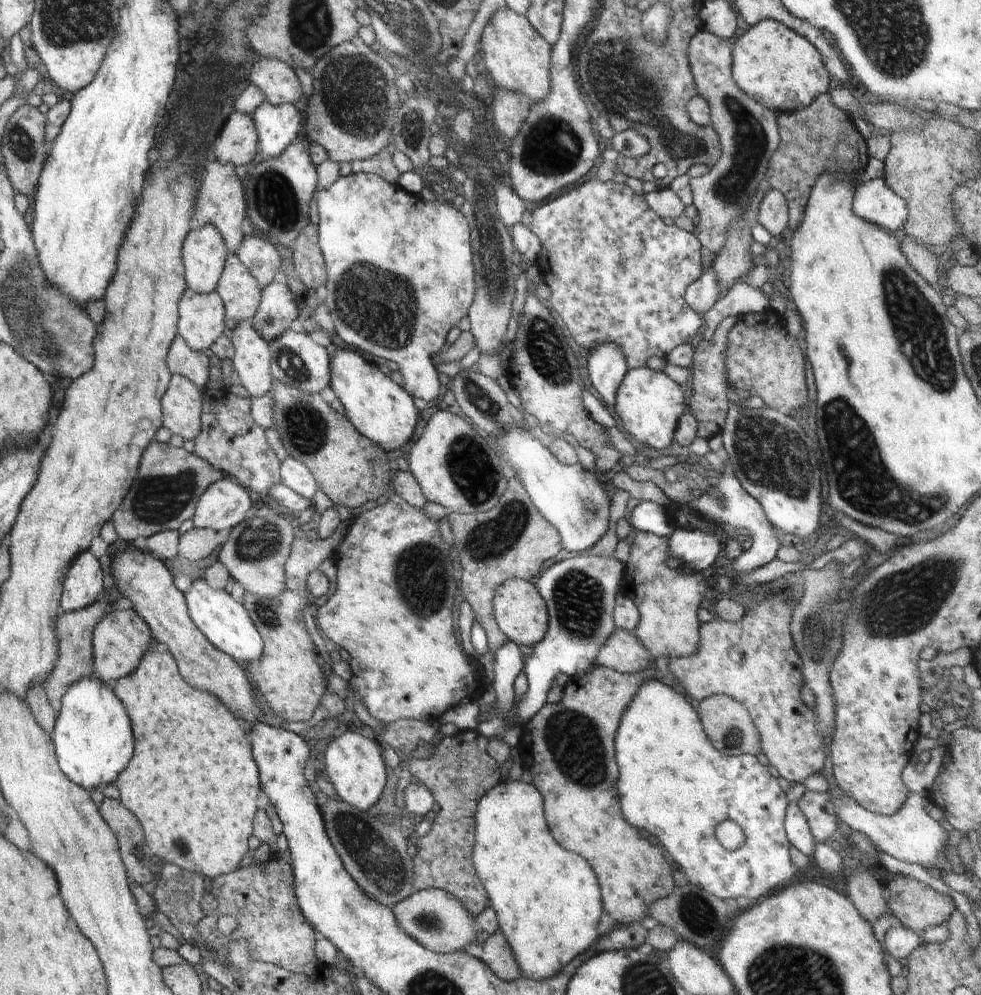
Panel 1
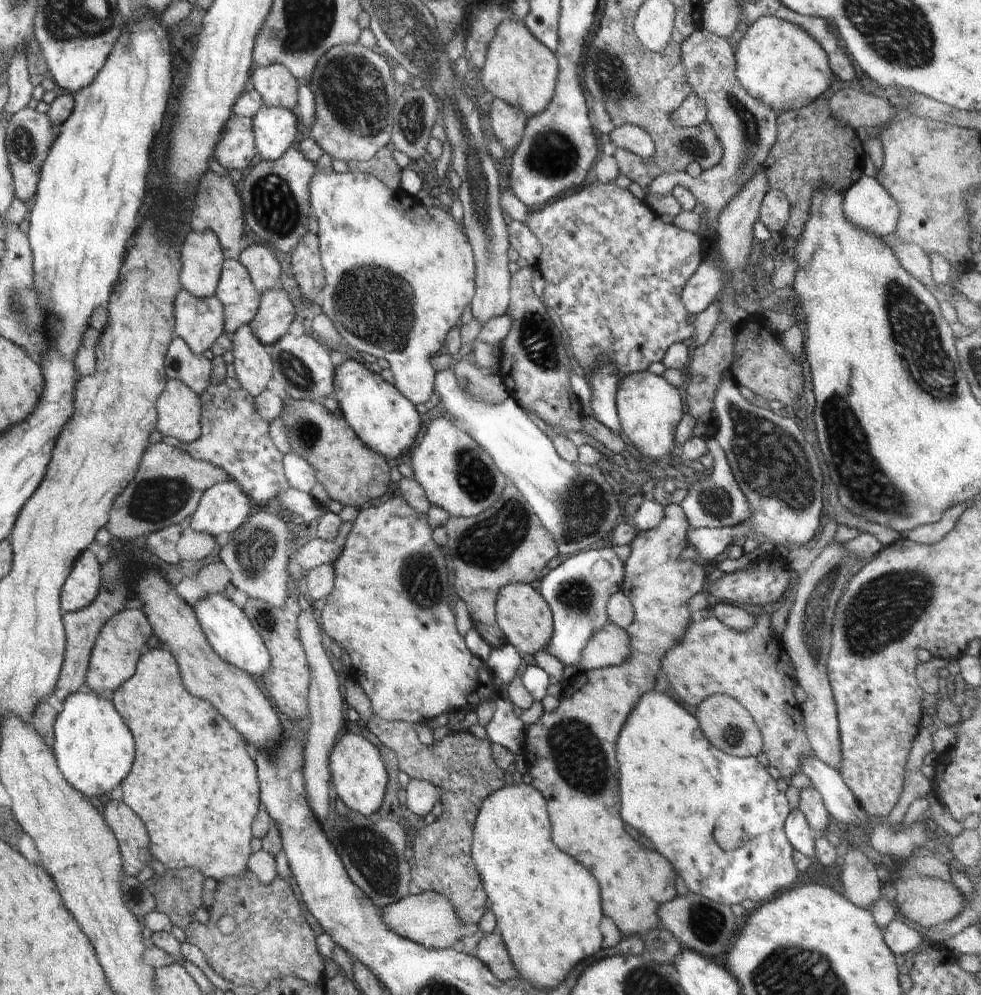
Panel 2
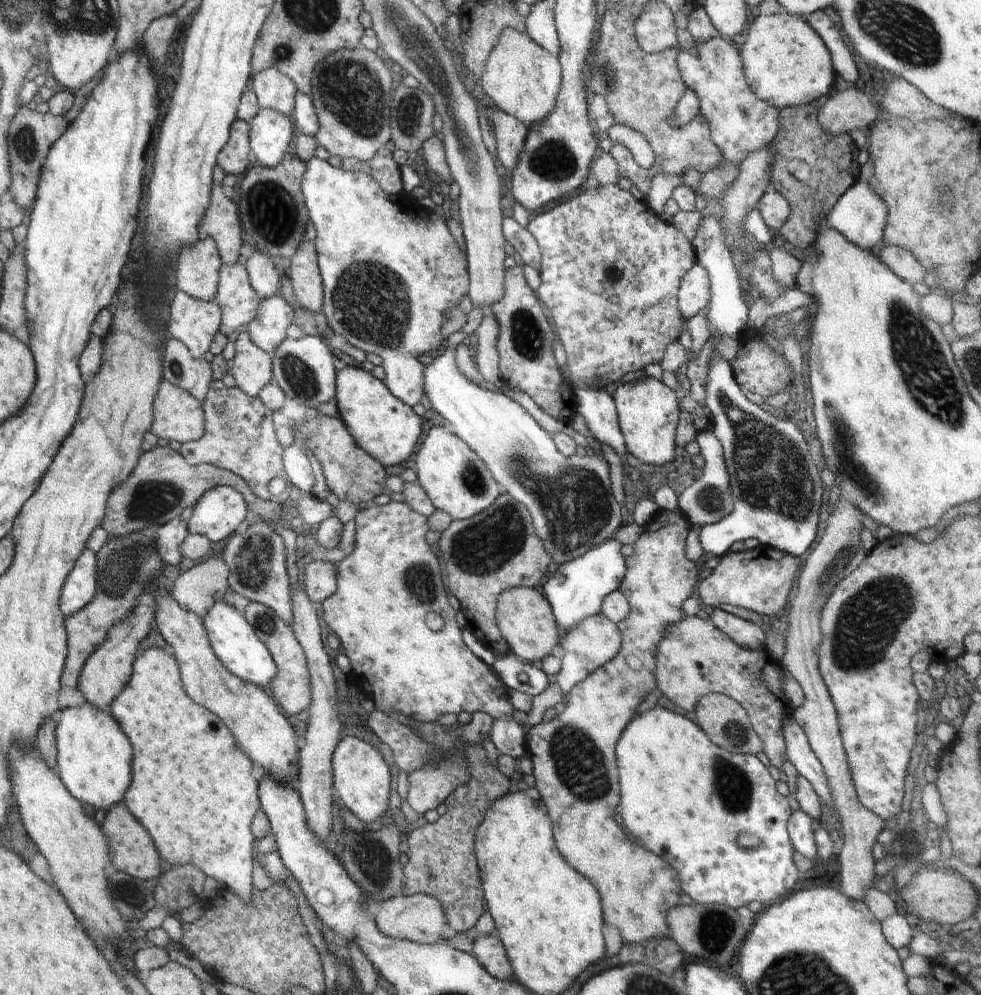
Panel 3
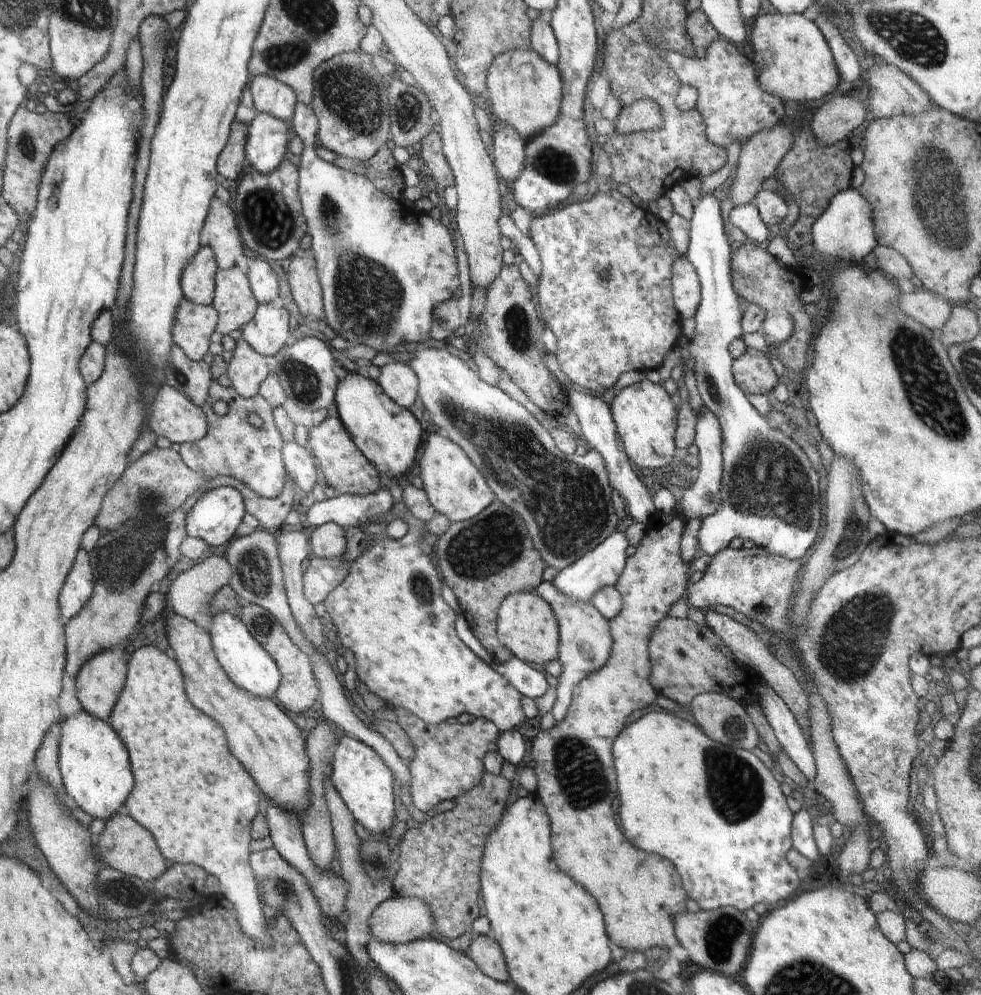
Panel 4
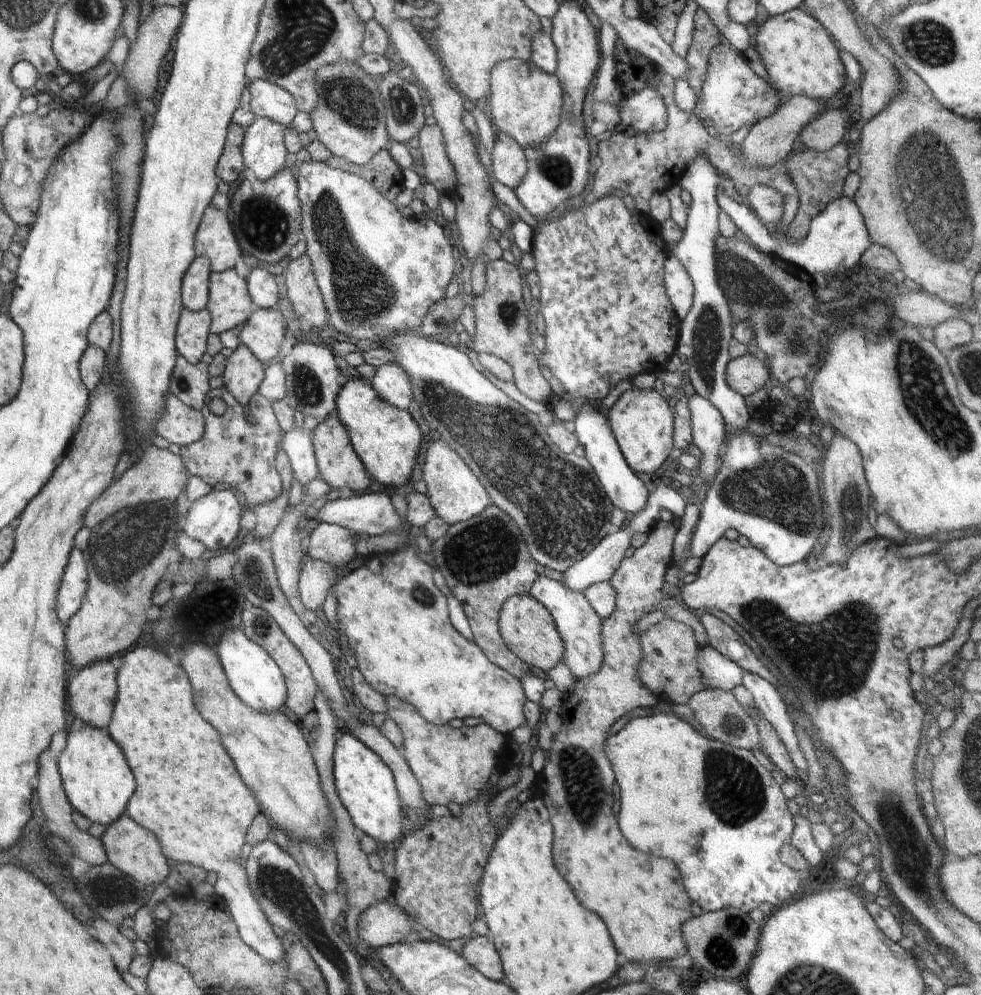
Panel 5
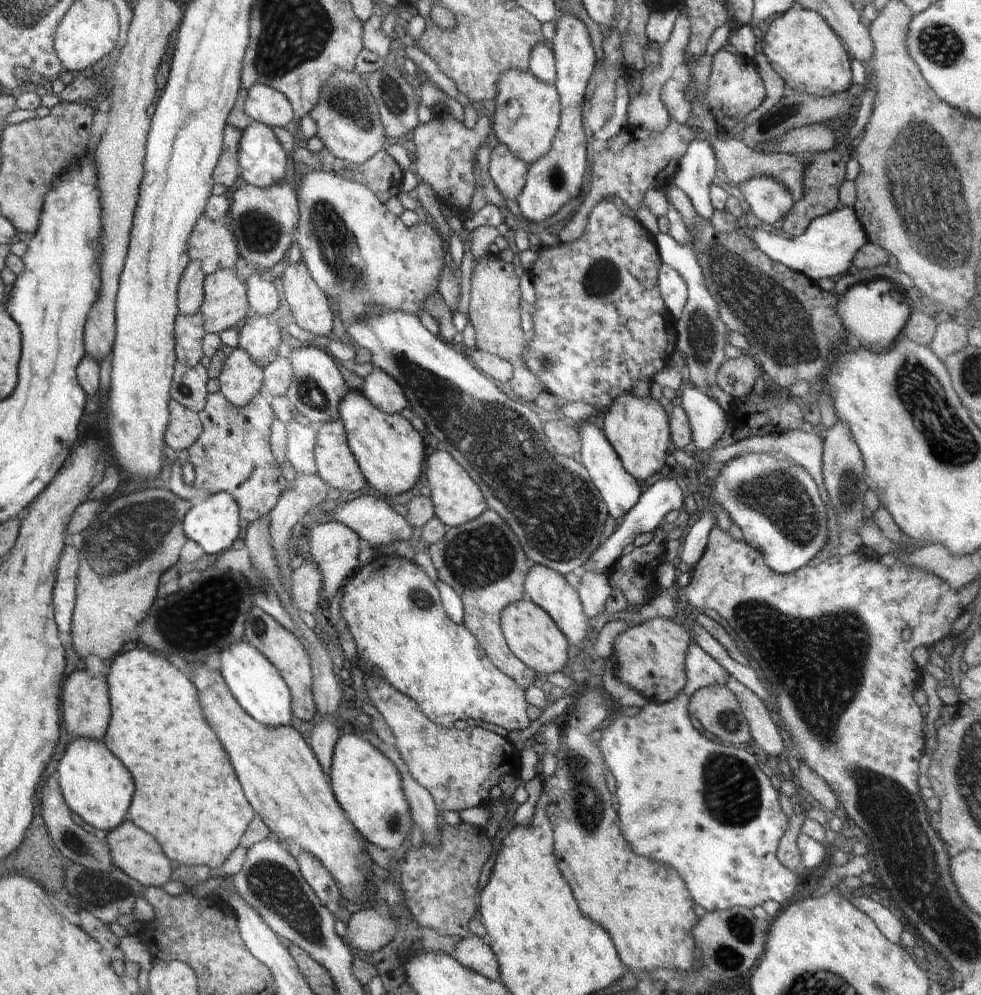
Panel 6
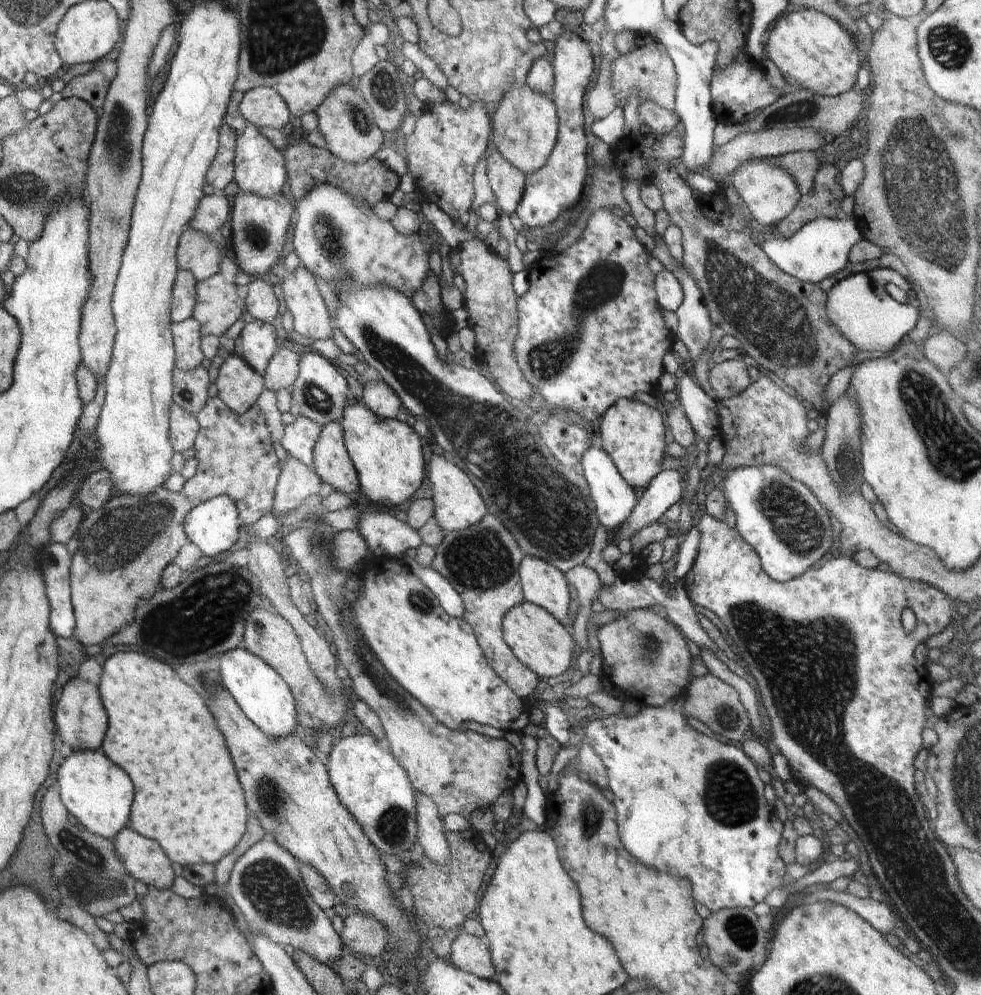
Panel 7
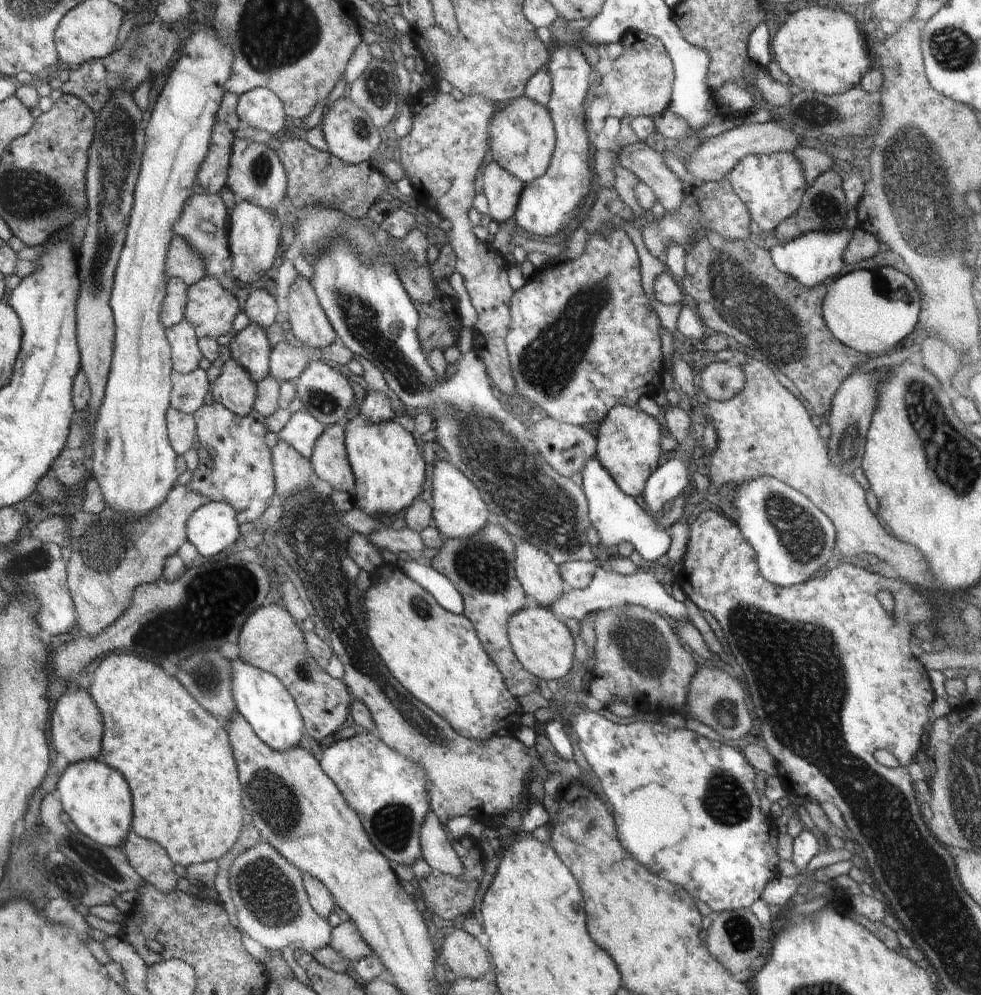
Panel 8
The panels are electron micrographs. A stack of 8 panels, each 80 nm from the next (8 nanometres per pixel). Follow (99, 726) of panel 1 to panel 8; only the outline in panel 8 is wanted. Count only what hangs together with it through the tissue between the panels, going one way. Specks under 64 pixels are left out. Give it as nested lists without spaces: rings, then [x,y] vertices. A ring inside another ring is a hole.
[[[86,759],[81,762],[70,763],[59,777],[55,795],[61,802],[62,808],[70,816],[70,825],[82,834],[90,837],[98,844],[107,847],[120,847],[130,835],[133,819],[133,798],[131,790],[118,769],[107,765],[102,759]]]

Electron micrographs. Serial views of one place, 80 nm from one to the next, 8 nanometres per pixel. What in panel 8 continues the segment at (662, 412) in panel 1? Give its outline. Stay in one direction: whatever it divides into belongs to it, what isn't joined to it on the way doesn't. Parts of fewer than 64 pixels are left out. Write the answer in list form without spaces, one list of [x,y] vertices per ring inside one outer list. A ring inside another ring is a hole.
[[[618,405],[611,408],[604,420],[600,421],[597,436],[595,456],[603,467],[607,468],[618,486],[630,496],[637,496],[643,492],[645,482],[656,470],[660,454],[660,424],[656,418],[647,412],[642,412],[637,406]]]

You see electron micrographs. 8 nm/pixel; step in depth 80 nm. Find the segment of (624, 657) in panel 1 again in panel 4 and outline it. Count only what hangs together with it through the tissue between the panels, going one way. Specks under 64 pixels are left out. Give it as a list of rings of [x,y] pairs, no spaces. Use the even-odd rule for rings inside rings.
[[[543,580],[534,591],[542,597],[554,611],[559,624],[560,646],[557,658],[561,662],[562,674],[557,684],[557,699],[554,707],[550,708],[555,721],[559,723],[564,720],[568,707],[571,703],[573,688],[590,673],[602,668],[610,658],[613,636],[608,624],[608,619],[600,614],[599,610],[592,603],[582,601],[572,601],[568,597],[562,596],[557,588],[548,580]]]

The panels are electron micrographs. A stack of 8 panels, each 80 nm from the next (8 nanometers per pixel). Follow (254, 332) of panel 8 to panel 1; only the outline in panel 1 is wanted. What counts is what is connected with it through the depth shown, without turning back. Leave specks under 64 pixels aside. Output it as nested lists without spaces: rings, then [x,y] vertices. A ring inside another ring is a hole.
[[[272,281],[268,286],[261,289],[261,299],[257,311],[250,321],[253,324],[254,330],[264,340],[270,342],[290,329],[290,324],[296,318],[298,318],[298,305],[296,305],[288,285]]]

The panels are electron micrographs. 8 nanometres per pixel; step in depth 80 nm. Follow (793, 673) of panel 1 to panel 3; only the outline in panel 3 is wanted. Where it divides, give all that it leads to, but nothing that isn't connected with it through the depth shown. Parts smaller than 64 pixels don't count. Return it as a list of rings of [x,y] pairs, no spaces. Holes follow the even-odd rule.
[[[684,617],[666,629],[656,651],[655,679],[657,688],[668,702],[684,710],[695,710],[696,703],[709,694],[729,696],[742,705],[750,724],[762,739],[763,751],[772,766],[782,771],[787,760],[783,737],[783,719],[792,717],[795,710],[783,691],[783,663],[773,658],[764,647],[747,647],[732,640],[710,620]]]

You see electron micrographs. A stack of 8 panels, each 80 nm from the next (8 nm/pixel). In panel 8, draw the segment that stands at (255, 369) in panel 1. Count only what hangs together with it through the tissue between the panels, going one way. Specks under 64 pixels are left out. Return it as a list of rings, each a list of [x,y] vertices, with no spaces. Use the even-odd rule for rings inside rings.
[[[234,359],[226,361],[211,388],[213,400],[235,415],[250,414],[257,395],[257,382]]]

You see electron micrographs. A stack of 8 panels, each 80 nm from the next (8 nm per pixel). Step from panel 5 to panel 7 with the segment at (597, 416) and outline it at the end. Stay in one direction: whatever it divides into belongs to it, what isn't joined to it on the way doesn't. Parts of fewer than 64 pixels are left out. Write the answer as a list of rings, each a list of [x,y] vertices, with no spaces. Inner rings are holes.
[[[592,443],[582,455],[581,462],[582,475],[588,483],[595,507],[599,524],[604,525],[609,533],[615,533],[631,515],[636,506],[636,495],[634,488],[623,479],[621,472],[612,460],[612,457],[606,452],[606,449],[600,444]]]

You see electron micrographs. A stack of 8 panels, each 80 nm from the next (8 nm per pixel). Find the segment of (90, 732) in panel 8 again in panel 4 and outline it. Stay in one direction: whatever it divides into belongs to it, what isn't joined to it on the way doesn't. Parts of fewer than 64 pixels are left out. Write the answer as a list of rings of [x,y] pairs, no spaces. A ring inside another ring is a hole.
[[[112,647],[94,655],[88,660],[77,678],[77,695],[80,697],[82,704],[85,705],[84,711],[92,716],[108,721],[121,696],[121,692],[128,682],[129,663],[126,653],[126,647]]]

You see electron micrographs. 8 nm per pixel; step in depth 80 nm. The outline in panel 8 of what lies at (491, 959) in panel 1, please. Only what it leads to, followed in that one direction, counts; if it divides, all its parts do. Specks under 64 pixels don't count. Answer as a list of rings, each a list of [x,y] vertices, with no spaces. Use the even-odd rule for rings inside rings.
[[[460,927],[446,931],[440,949],[444,962],[457,977],[482,979],[488,970],[487,950],[475,936]]]

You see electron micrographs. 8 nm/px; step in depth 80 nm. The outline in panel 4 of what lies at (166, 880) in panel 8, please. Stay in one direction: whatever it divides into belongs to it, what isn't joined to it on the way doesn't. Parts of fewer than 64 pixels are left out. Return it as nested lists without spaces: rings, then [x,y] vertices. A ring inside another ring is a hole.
[[[118,810],[108,819],[97,842],[101,863],[117,871],[135,876],[145,883],[156,880],[164,874],[166,862],[153,833],[138,824],[125,810]]]

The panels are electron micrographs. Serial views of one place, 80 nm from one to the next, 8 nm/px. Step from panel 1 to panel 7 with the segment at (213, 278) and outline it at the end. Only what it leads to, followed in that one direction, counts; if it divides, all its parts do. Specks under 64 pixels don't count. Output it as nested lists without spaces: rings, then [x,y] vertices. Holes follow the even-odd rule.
[[[180,270],[173,288],[171,319],[183,321],[193,316],[197,306],[197,282],[195,274],[189,270]]]

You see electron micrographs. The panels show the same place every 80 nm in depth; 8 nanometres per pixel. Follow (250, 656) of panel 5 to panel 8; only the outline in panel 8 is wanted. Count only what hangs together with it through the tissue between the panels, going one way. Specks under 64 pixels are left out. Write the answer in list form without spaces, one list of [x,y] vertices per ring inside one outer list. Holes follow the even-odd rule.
[[[240,657],[230,660],[229,665],[235,710],[251,724],[259,739],[277,751],[287,751],[298,745],[304,733],[303,718],[292,695],[280,679],[274,673],[266,672]]]

